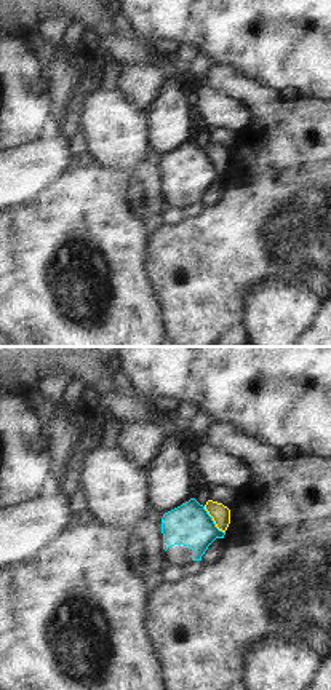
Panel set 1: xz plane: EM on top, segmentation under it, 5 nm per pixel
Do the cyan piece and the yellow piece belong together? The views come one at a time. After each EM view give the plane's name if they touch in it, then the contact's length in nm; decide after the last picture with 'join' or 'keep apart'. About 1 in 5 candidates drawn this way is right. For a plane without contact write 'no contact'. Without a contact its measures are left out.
meets cyan in xz; contact 170 nm long

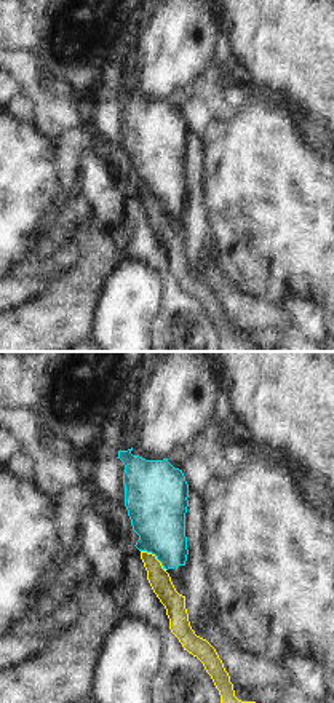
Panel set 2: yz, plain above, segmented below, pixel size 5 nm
meets cyan in yz; contact 170 nm long

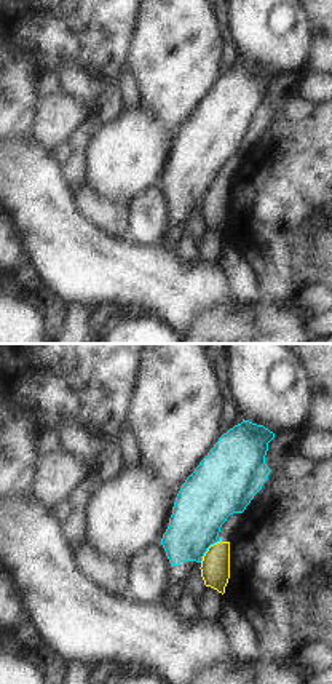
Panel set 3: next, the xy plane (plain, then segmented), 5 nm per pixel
meets cyan in xy; contact 160 nm long

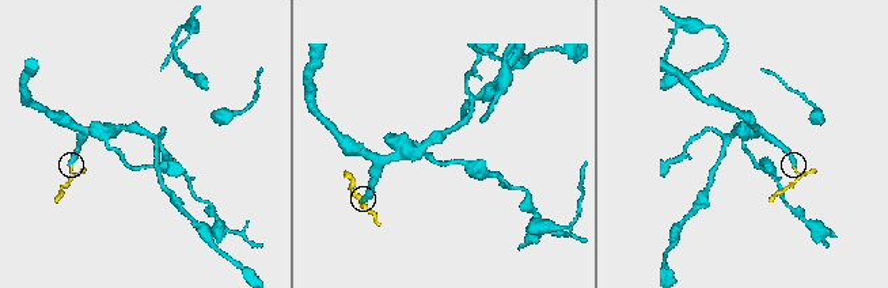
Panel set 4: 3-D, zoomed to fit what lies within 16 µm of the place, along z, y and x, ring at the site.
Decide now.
keep apart

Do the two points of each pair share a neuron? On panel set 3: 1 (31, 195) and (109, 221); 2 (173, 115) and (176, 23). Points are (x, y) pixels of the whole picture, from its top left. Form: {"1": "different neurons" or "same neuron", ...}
{"1": "different neurons", "2": "same neuron"}

